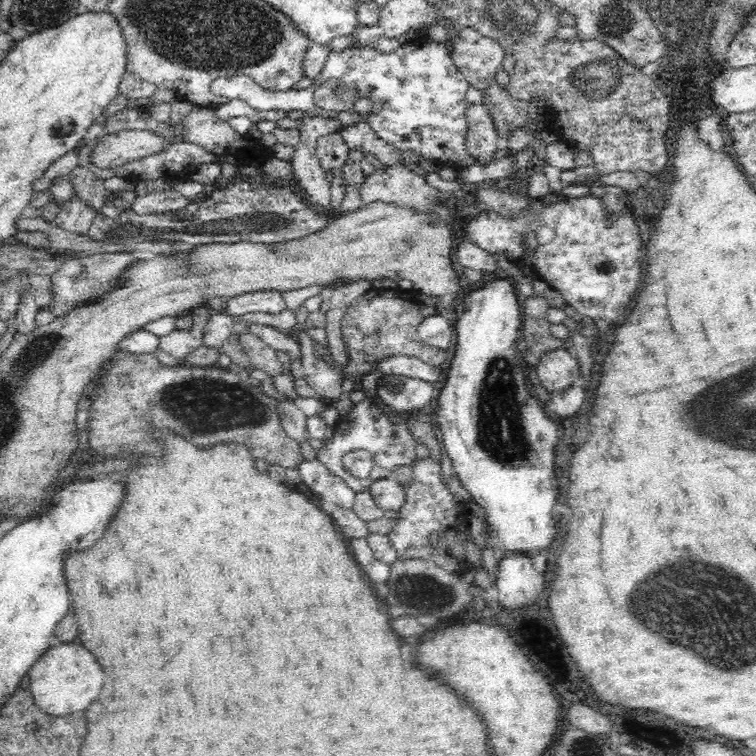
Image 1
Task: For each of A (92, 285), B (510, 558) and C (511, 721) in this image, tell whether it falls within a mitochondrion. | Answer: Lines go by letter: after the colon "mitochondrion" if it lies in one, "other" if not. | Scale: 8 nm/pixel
A: mitochondrion
B: other
C: other

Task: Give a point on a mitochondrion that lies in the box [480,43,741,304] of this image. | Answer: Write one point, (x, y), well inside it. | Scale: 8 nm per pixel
(606, 70)

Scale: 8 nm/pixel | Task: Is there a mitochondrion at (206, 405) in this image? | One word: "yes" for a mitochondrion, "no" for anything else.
yes

